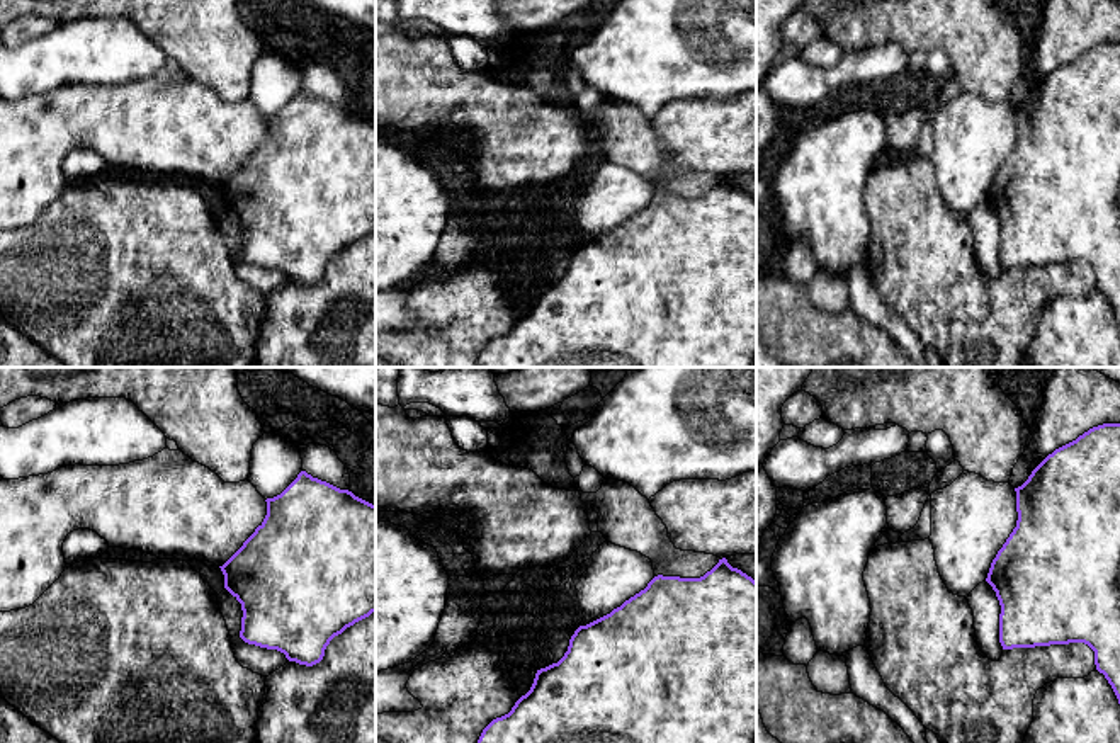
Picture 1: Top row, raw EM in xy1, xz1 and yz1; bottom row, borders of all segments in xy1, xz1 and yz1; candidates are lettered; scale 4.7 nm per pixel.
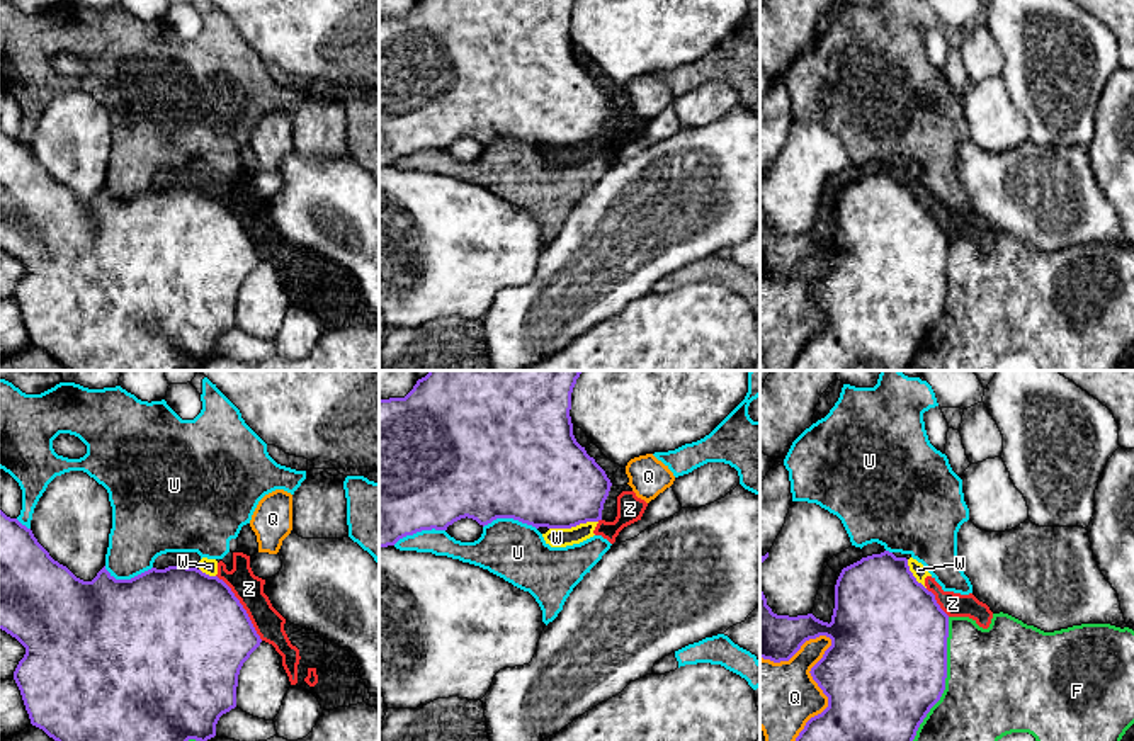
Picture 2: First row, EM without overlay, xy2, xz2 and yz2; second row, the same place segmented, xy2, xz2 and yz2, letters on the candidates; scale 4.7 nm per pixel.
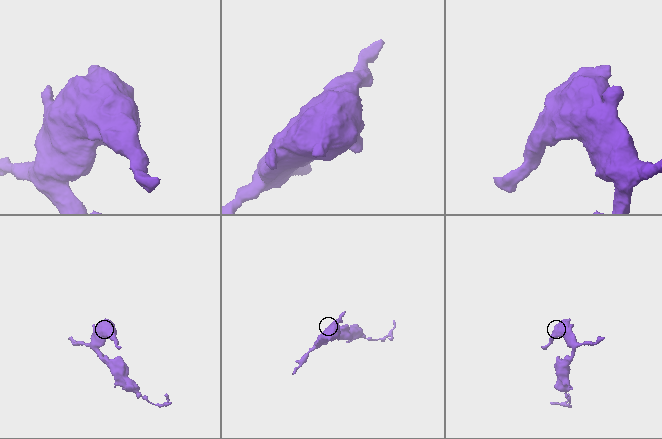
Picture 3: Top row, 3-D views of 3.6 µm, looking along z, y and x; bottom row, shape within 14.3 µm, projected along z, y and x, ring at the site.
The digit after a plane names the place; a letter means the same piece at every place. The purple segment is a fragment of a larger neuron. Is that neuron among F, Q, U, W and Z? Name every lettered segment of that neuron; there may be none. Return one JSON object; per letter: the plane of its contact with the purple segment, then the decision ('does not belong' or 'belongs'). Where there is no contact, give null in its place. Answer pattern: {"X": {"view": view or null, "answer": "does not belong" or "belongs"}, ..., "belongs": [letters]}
{"F": {"view": "yz2", "answer": "does not belong"}, "Q": {"view": "yz2", "answer": "does not belong"}, "U": {"view": "xz2", "answer": "does not belong"}, "W": {"view": "xz2", "answer": "does not belong"}, "Z": {"view": "xy2", "answer": "does not belong"}, "belongs": []}

